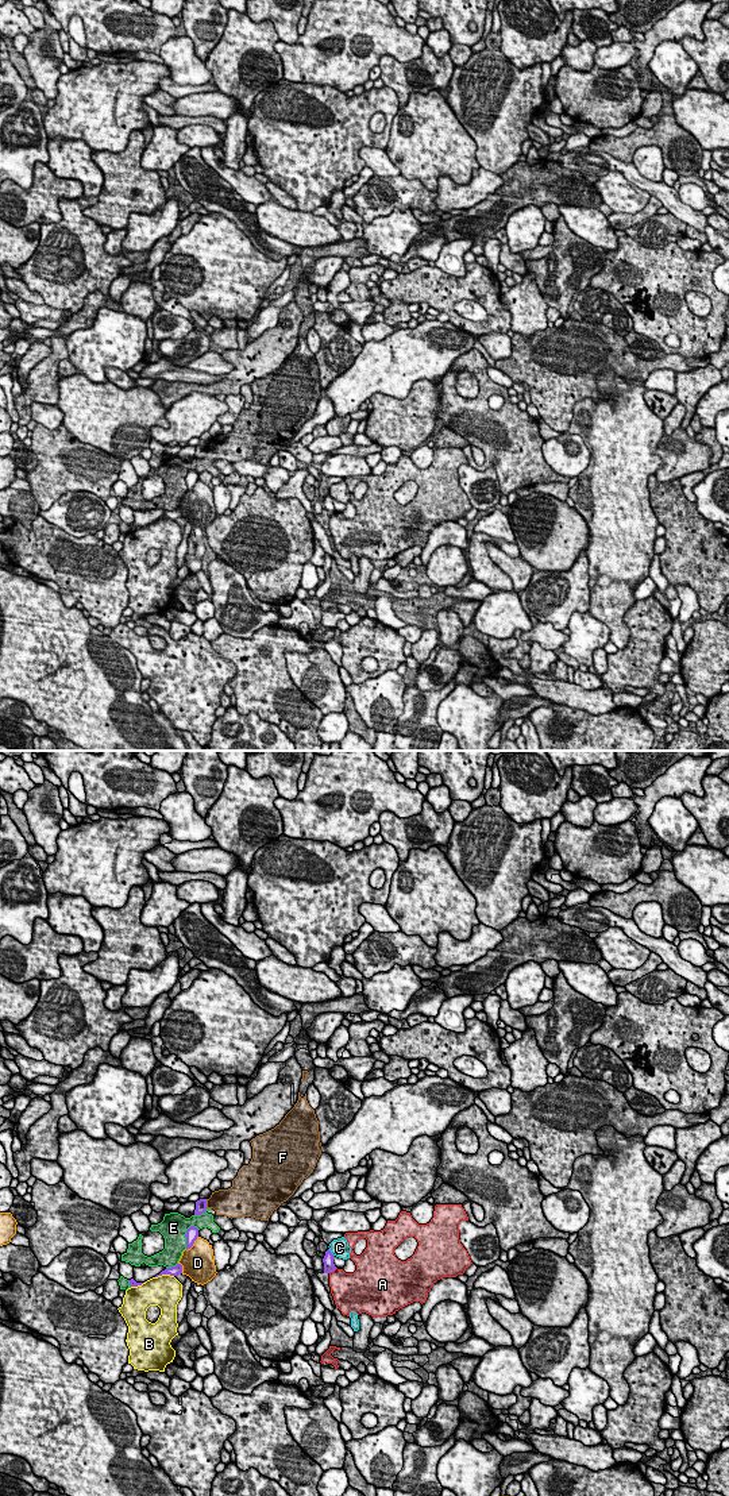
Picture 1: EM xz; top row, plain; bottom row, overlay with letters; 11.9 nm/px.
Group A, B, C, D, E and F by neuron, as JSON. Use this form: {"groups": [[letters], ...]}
{"groups": [["A"], ["B"], ["C"], ["D"], ["E", "F"]]}

